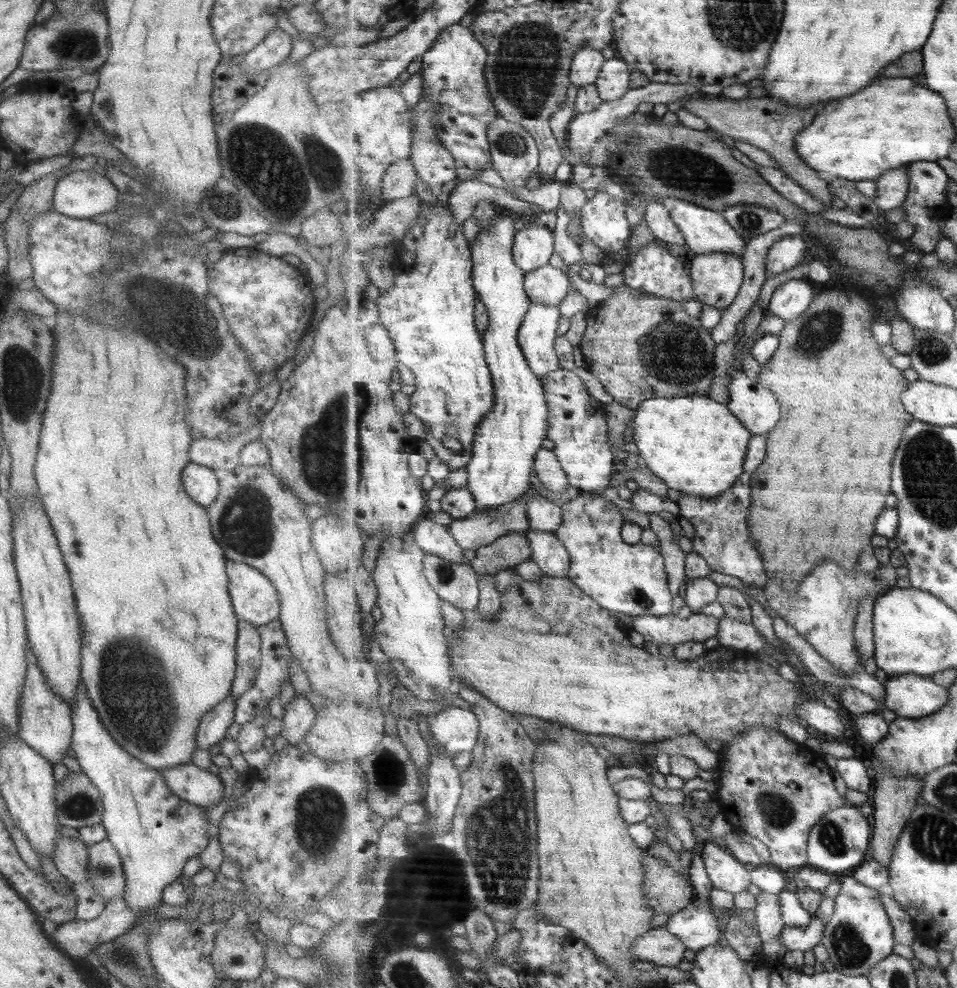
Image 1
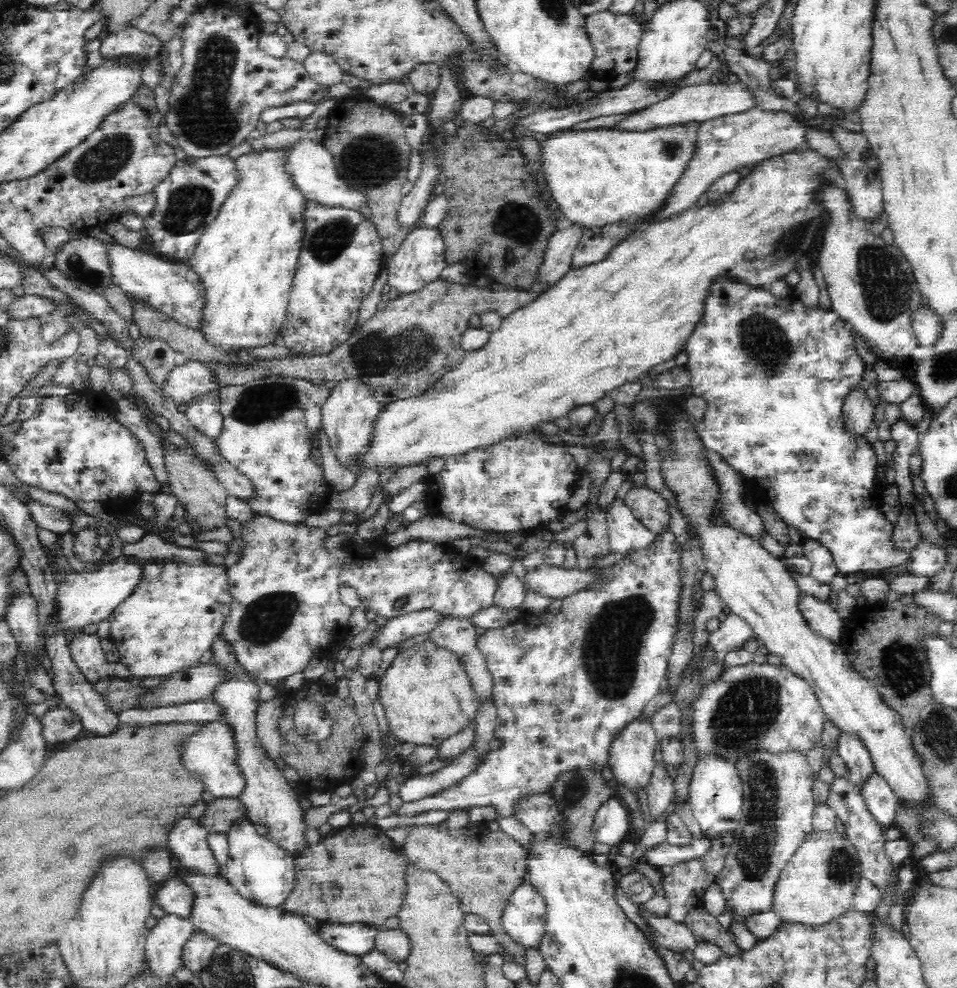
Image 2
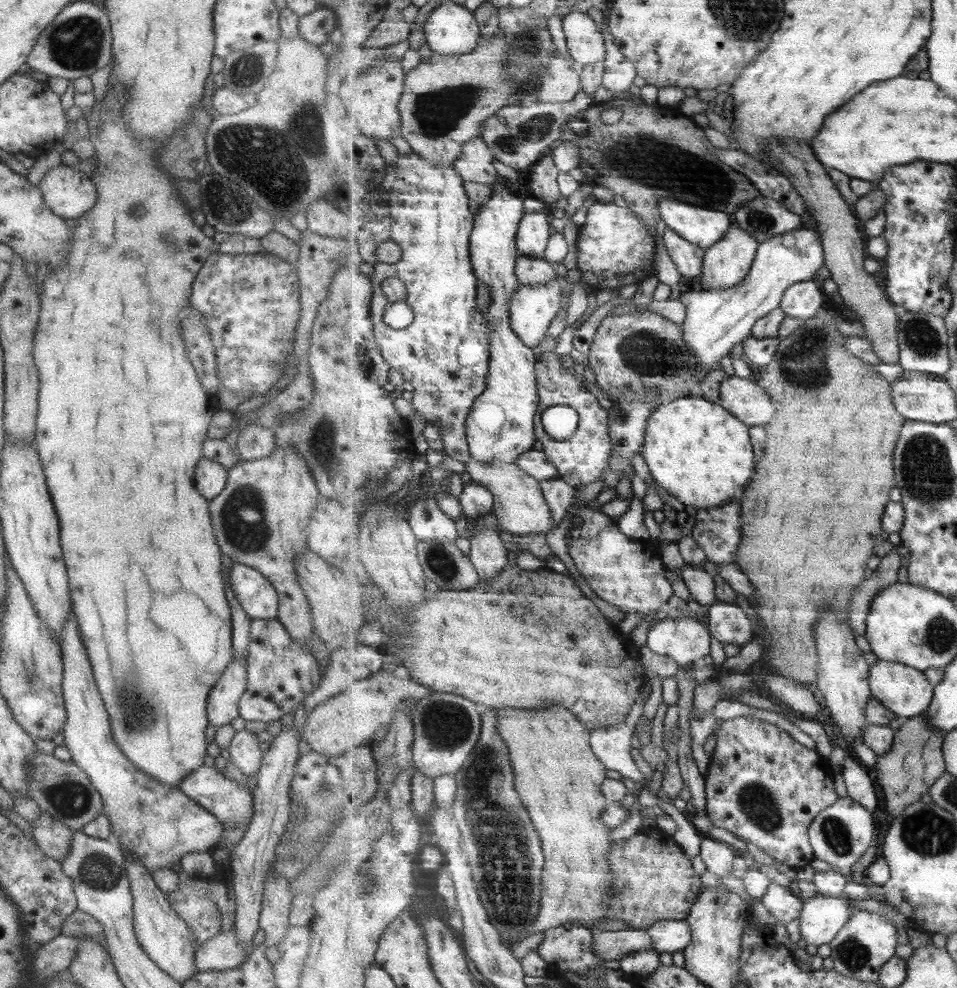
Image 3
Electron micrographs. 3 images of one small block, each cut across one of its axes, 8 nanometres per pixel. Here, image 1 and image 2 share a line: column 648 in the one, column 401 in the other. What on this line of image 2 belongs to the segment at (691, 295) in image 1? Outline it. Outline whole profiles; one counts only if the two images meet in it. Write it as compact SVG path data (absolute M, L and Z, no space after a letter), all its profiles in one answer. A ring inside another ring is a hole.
M420 226L412 229L388 264L387 283L400 294L408 294L426 286L426 283L440 278L442 270L447 266L444 251L443 236L438 228Z

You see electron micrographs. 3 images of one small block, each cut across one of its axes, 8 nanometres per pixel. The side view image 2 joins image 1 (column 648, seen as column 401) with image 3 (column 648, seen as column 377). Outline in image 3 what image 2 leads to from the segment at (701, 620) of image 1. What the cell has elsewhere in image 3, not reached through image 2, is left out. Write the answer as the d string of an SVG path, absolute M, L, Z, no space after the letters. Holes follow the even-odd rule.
M695 617L656 618L656 624L647 632L646 646L669 656L683 668L697 660L708 660L711 654L710 628Z

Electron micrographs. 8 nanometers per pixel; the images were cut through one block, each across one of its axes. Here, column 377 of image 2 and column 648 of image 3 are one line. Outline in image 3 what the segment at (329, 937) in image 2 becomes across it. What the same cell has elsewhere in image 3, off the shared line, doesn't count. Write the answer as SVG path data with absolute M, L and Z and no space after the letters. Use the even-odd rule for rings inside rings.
M667 919L656 922L647 931L653 938L653 948L660 952L684 951L694 940L691 922L683 919Z

